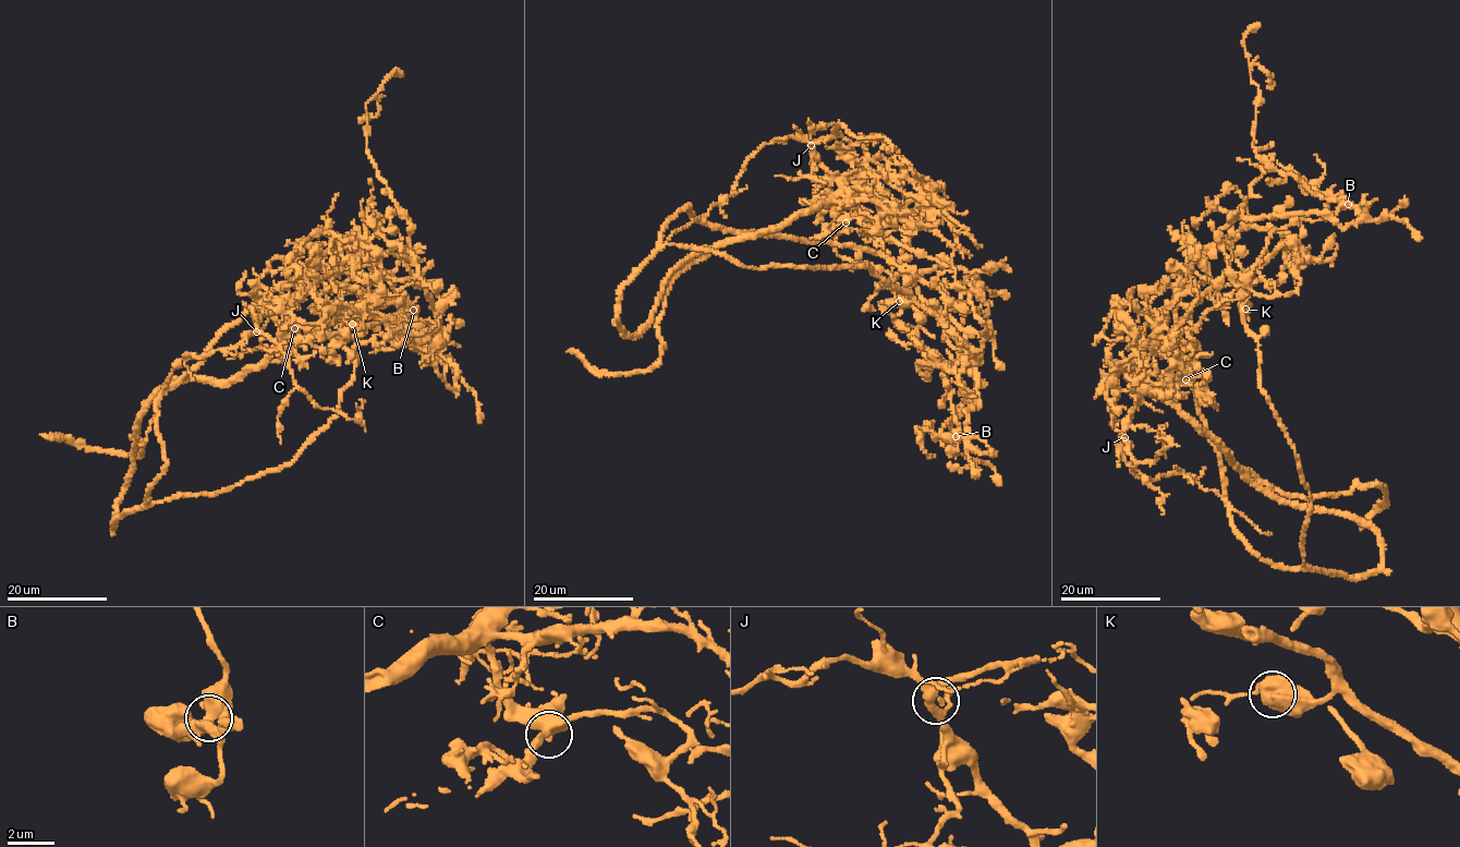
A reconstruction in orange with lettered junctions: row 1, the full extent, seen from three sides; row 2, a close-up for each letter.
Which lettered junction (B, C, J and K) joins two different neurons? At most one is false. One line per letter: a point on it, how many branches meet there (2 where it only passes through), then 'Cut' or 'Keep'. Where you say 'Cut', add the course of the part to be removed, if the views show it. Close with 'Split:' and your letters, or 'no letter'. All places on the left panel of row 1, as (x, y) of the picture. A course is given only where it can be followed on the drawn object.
B: Place: (413, 310). Branches: 3. Keep
C: Place: (294, 328). Branches: 3. Keep
J: Place: (256, 331). Branches: 3. Keep
K: Place: (352, 324). Branches: 3. Keep
Split: no letter

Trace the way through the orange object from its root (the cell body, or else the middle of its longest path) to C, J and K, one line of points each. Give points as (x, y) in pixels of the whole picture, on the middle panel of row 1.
C: (716, 226), (702, 216), (732, 194), (750, 157), (795, 136), (840, 182), (831, 204), (846, 222)
J: (716, 226), (705, 222), (702, 216), (732, 194), (750, 157), (761, 146), (795, 136), (811, 145)
K: (716, 226), (688, 205), (659, 244), (757, 267), (865, 265), (911, 294), (899, 300)

